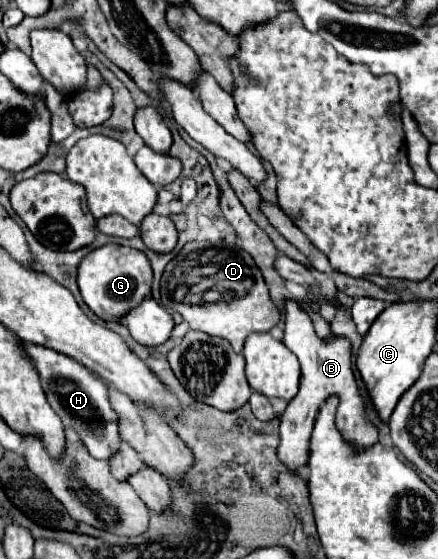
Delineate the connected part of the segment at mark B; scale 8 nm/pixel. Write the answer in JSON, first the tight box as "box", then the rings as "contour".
{"box":[278,299,378,467],"contour":[[[286,299],[286,327],[284,327],[284,345],[298,357],[300,361],[300,389],[294,399],[288,401],[286,411],[280,415],[280,447],[278,447],[278,457],[288,465],[288,467],[302,467],[306,465],[308,459],[308,441],[314,425],[314,417],[318,415],[320,405],[324,399],[332,393],[340,397],[338,413],[336,413],[336,423],[338,429],[342,431],[344,439],[350,441],[352,445],[358,447],[370,447],[378,441],[378,429],[374,423],[368,419],[366,413],[366,403],[360,393],[360,387],[356,383],[354,371],[352,371],[352,345],[348,337],[344,335],[332,335],[328,341],[320,339],[314,331],[310,315],[304,311],[304,307],[294,301]]]}

